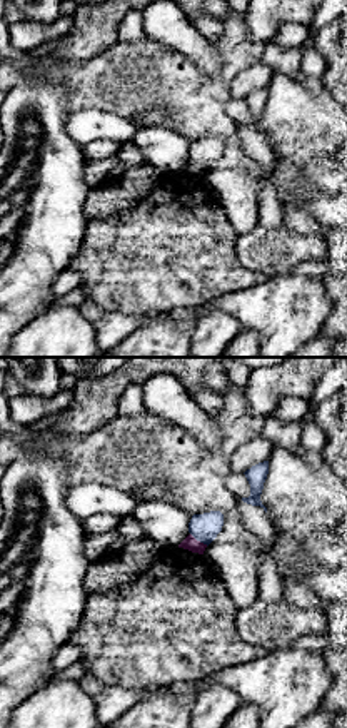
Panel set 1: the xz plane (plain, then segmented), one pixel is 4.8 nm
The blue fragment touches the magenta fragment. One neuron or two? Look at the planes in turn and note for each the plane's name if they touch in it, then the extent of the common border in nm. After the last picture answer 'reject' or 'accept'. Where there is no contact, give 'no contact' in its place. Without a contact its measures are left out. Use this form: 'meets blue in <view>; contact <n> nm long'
meets blue in xz; contact 110 nm long

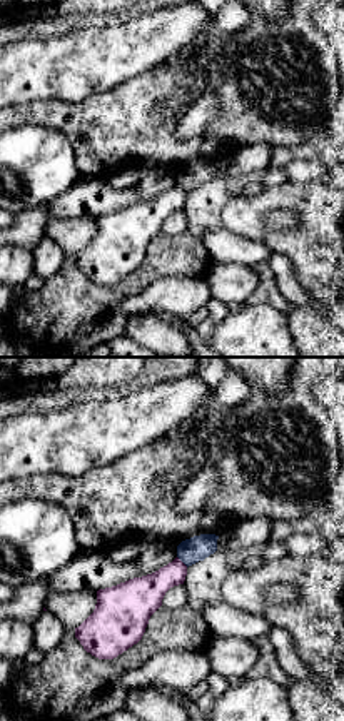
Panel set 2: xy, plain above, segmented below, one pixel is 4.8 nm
meets blue in xy; contact 80 nm long

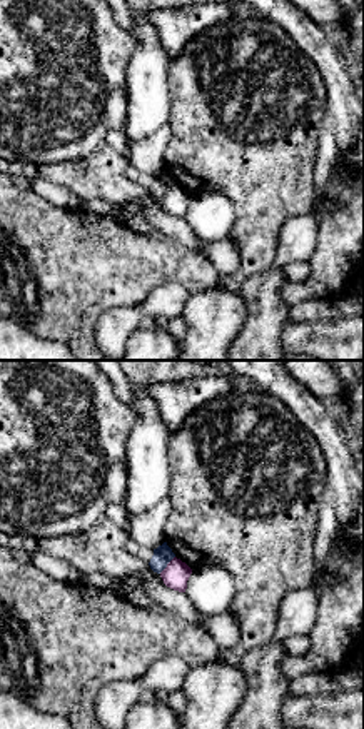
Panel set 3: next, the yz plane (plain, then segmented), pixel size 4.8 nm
meets blue in yz; contact 120 nm long

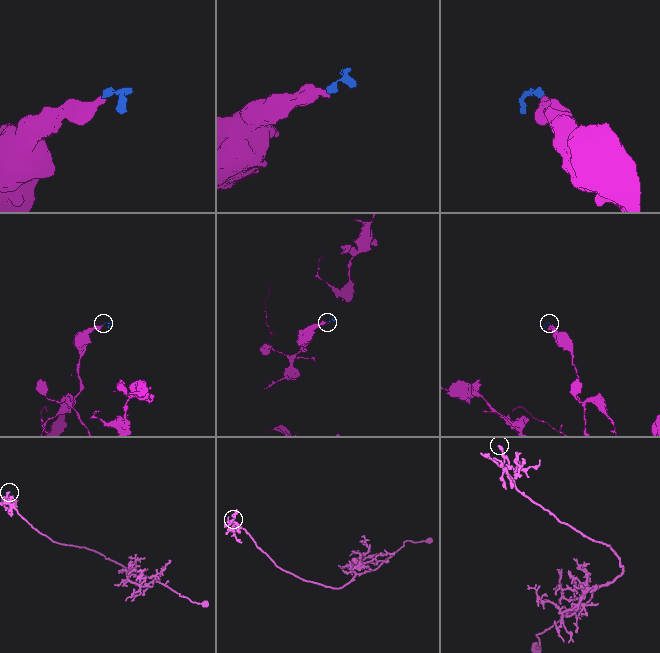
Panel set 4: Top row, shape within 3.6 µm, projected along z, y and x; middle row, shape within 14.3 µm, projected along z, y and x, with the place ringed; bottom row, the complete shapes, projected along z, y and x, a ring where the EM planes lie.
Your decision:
reject

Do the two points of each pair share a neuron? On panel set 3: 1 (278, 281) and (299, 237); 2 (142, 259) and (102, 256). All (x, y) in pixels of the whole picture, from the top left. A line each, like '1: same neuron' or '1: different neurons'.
1: same neuron
2: same neuron

